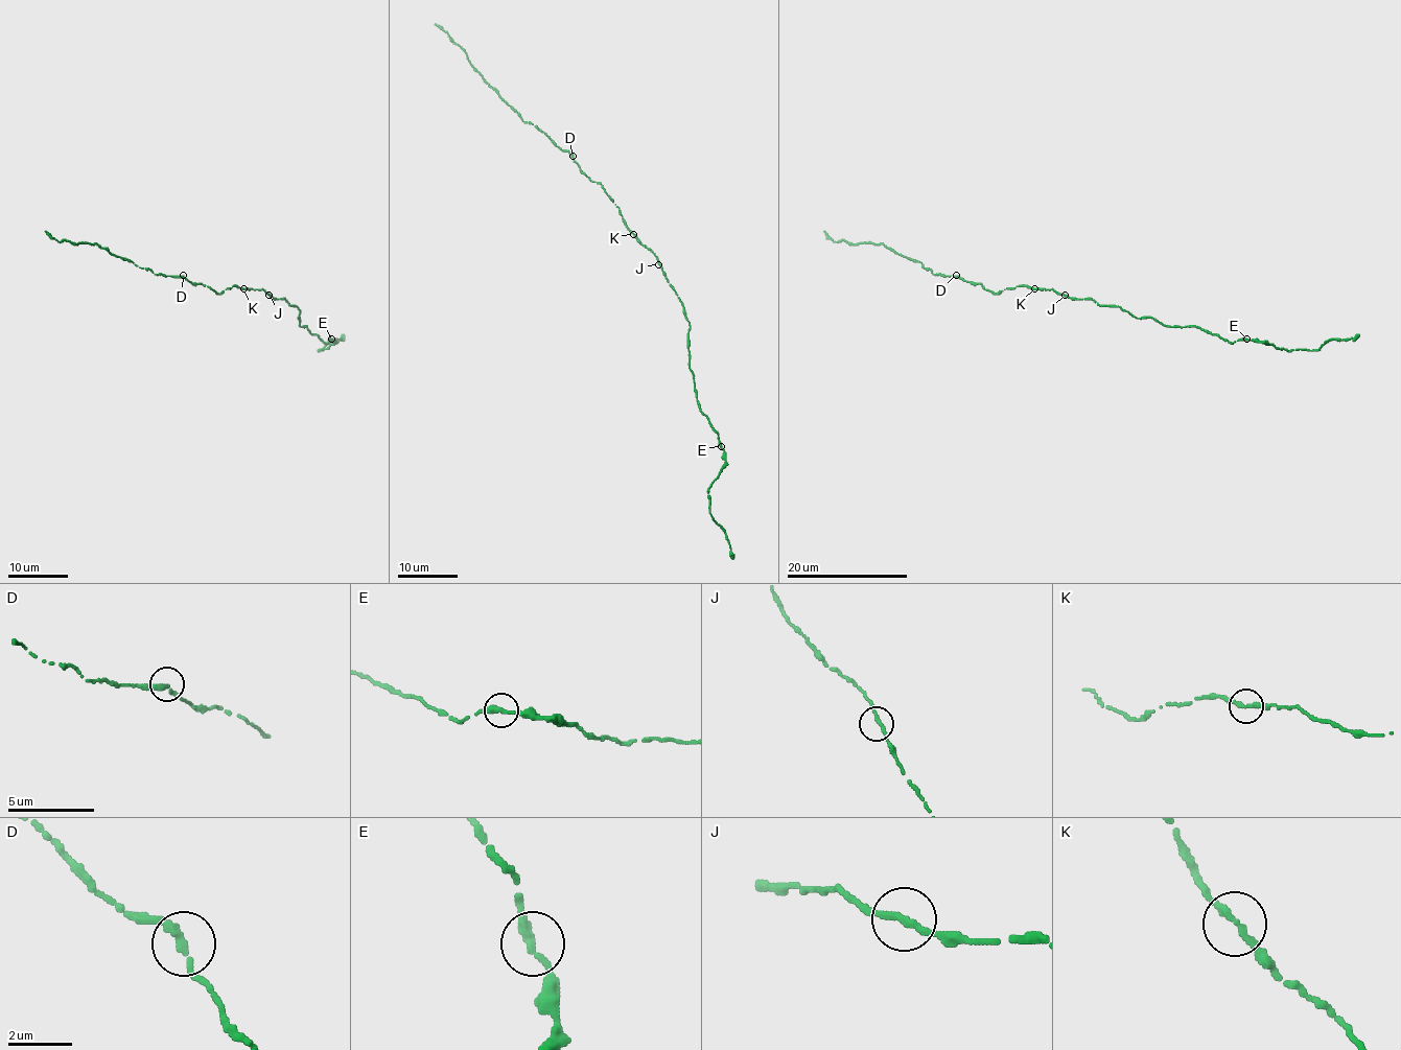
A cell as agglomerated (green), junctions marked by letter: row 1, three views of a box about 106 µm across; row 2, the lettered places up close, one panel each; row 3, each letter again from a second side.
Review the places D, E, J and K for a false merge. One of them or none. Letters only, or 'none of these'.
none of these

